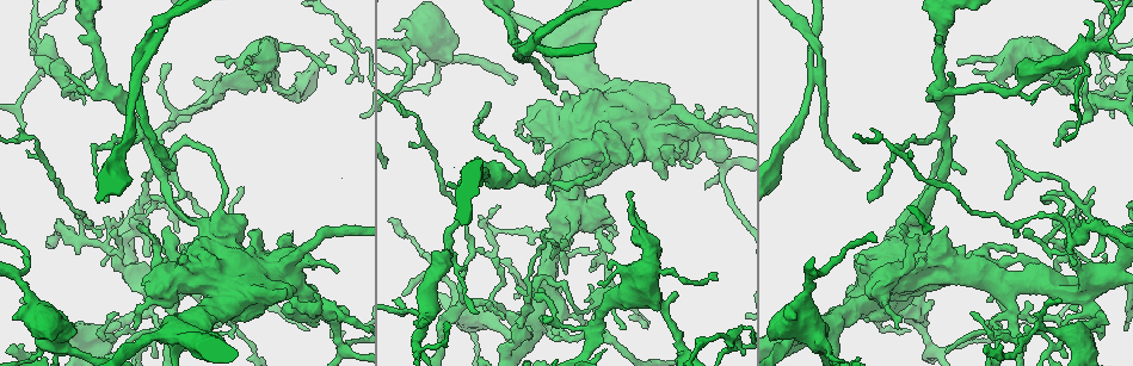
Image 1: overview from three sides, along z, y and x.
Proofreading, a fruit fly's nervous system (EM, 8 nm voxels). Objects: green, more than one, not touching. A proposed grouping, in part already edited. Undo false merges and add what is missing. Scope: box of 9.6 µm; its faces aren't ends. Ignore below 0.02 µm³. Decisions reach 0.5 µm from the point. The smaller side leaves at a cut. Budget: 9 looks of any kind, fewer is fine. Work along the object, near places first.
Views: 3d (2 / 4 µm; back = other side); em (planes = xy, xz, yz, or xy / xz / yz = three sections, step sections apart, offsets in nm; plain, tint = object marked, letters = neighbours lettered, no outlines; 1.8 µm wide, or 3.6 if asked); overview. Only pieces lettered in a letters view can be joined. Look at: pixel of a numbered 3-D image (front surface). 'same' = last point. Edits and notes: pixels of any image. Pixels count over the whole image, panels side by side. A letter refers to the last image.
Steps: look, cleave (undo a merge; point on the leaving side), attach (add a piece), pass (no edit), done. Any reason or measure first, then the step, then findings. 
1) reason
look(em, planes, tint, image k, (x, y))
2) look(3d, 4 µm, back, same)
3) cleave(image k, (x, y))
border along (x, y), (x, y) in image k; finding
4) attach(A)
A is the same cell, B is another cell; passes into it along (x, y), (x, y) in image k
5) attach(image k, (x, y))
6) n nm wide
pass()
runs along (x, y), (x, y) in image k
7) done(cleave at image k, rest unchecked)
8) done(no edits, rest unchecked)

arms part here
look(3d, 2 µm, image 1, (1013, 312))

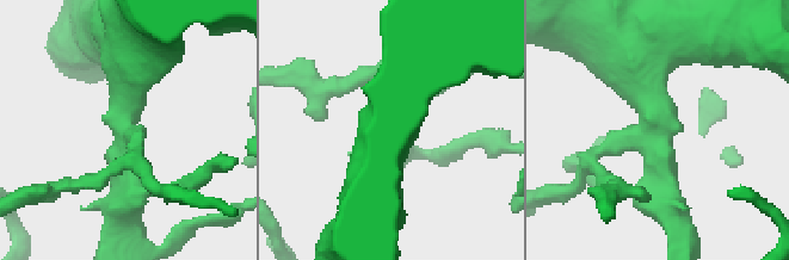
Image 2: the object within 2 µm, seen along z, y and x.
look(em, planes, letters, image 2, (653, 125))

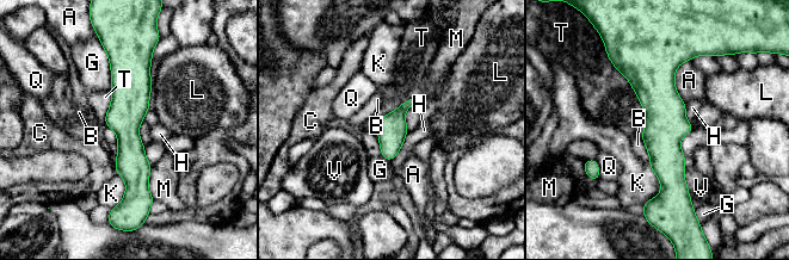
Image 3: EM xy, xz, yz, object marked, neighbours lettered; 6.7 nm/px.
pass()
A, B, C, G, H, K, L, M, Q, T and V are other cells; all the same neuron

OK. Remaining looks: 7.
an open end
look(em, 3.6 µm, planes, tint, image 1, (174, 168))

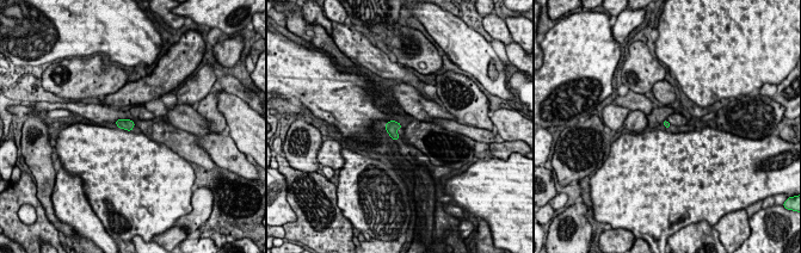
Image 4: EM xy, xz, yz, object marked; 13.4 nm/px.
look(em, 3.6 µm, planes, letters, same)

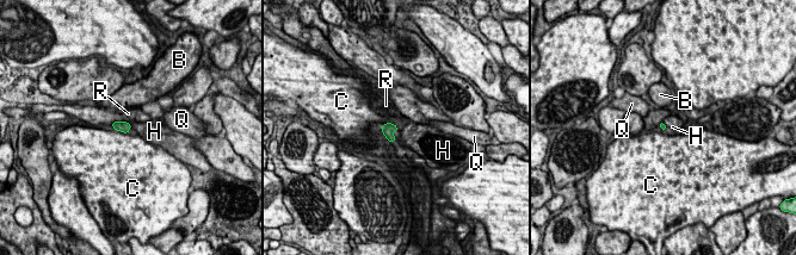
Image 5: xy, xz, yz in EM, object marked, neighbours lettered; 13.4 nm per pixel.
pass()
B, C, H, Q and R are other cells; border along (111, 123), (128, 122), (131, 125) in image 5; no lettered piece goes on from it

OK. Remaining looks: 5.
an open end
look(em, planes, letters, image 1, (262, 92))

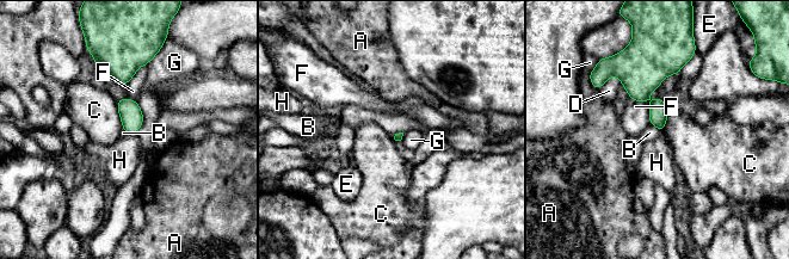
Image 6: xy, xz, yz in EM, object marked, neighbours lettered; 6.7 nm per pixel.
pass()
A, B, C, D, E, F, G and H are other cells; none of them fits

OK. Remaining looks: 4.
four or more arms meet
look(em, planes, tint, image 1, (692, 143))

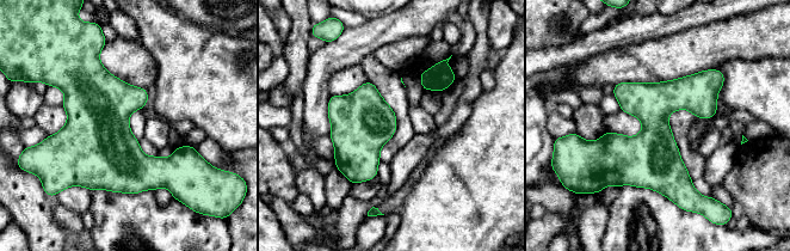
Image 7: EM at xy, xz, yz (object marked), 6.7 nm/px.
look(em, planes, letters, same)

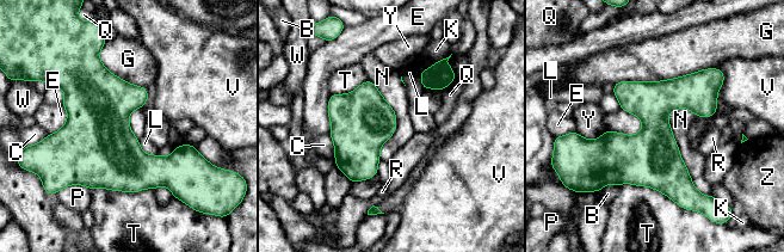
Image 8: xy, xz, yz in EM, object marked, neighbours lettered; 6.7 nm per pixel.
300 nm wide
pass()
B, C, E, G, K, L, N, P, Q, R, T, V, W, Y and Z are other cells; border along (676, 108), (668, 124), (703, 195) in image 8; one neuron here

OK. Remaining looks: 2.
done(no edits, rest unchecked)

